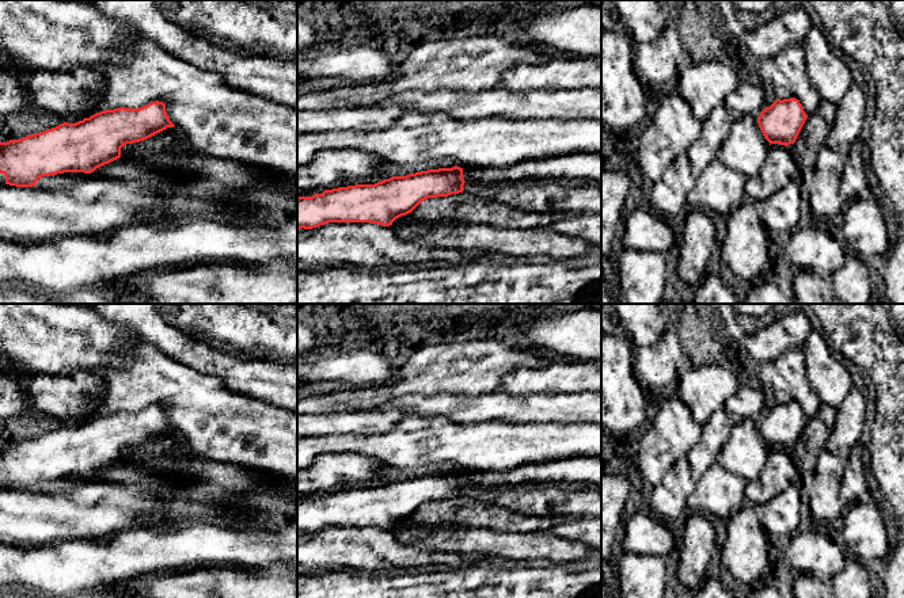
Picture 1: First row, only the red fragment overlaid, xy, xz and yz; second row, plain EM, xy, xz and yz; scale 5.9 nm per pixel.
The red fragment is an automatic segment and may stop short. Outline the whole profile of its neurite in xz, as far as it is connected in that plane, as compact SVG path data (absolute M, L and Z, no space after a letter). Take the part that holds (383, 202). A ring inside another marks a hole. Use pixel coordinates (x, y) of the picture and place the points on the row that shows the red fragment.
M463 168L428 170L392 176L375 184L324 190L297 198L297 229L328 222L369 222L390 226L428 198L463 193Z

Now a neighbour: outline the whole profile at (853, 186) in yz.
M861 137L855 138L848 155L846 156L842 179L839 183L839 194L844 207L858 199L869 199L873 197L863 168L863 146L863 140Z

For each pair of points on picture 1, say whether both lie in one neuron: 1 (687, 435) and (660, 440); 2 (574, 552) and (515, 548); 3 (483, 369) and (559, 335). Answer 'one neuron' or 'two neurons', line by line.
1: one neuron
2: one neuron
3: two neurons

